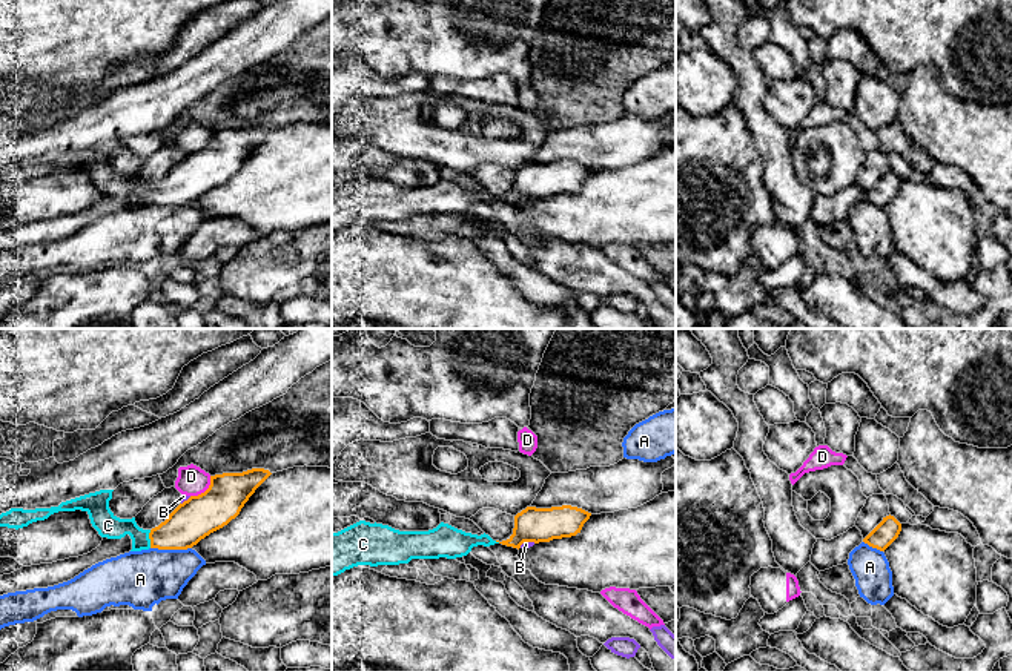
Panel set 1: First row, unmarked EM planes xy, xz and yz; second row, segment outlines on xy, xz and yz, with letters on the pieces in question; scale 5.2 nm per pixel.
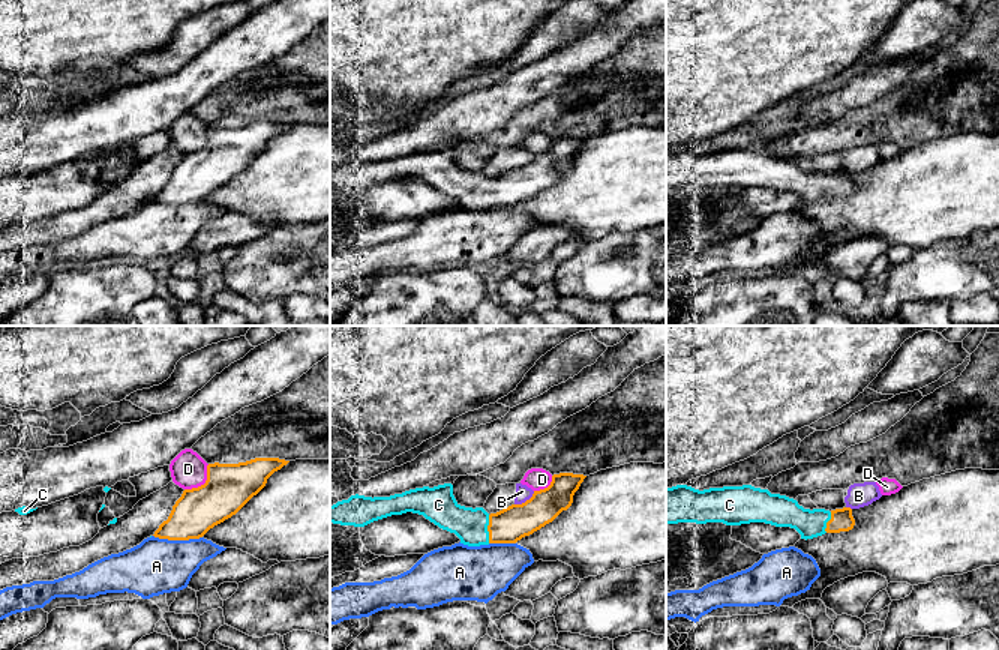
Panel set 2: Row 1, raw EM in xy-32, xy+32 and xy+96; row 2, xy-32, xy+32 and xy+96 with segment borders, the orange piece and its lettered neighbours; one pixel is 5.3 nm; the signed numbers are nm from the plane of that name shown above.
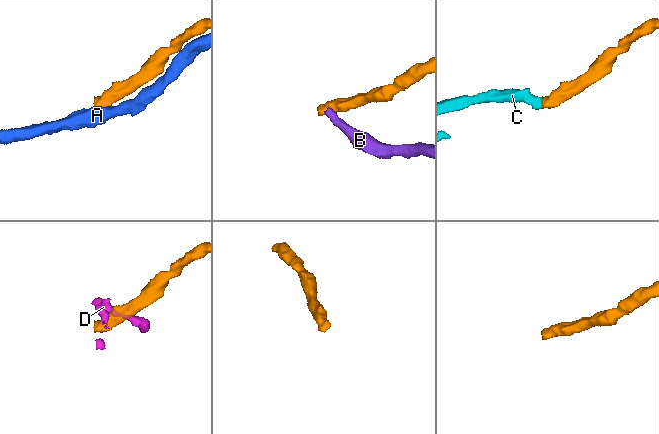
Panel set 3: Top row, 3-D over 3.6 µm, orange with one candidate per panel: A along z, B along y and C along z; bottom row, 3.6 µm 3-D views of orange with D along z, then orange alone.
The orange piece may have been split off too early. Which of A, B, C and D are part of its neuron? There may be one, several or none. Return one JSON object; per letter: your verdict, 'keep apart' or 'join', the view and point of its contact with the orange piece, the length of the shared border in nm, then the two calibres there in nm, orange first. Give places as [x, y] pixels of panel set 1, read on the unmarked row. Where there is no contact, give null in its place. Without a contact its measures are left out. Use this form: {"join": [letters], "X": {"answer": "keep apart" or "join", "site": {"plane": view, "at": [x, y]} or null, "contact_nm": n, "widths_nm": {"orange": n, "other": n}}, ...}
{"join": ["C"], "A": {"answer": "keep apart", "site": {"plane": "xy", "at": [171, 204]}, "contact_nm": 220, "widths_nm": {"orange": 220, "other": 300}}, "B": {"answer": "keep apart", "site": {"plane": "xz", "at": [527, 197]}, "contact_nm": 90, "widths_nm": {"orange": 180, "other": 30}}, "C": {"answer": "join", "site": {"plane": "xy", "at": [149, 194]}, "contact_nm": 100, "widths_nm": {"orange": 220, "other": 130}}, "D": {"answer": "keep apart", "site": {"plane": "xy", "at": [206, 146]}, "contact_nm": 160, "widths_nm": {"orange": 220, "other": 160}}}

